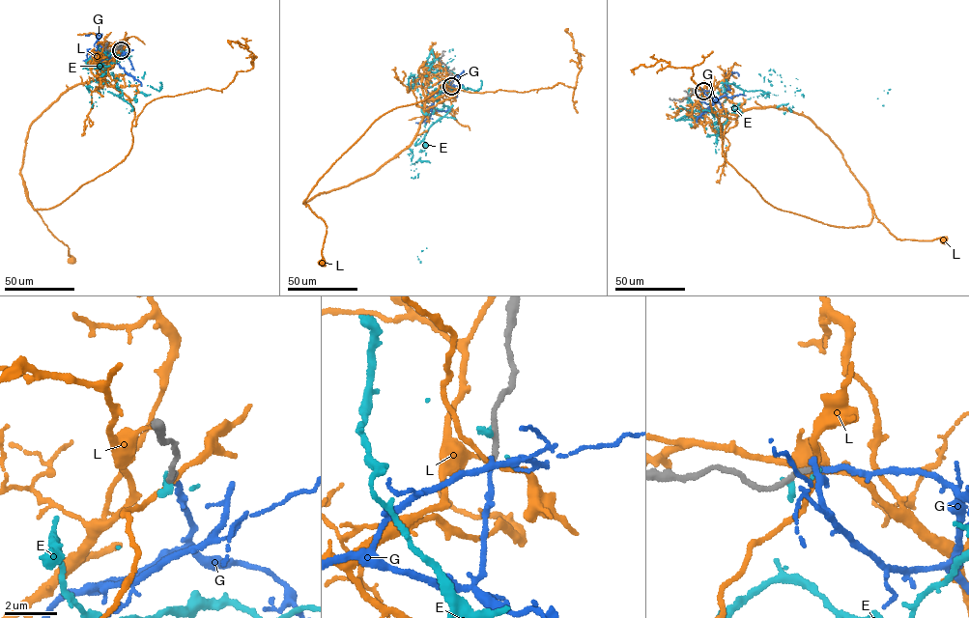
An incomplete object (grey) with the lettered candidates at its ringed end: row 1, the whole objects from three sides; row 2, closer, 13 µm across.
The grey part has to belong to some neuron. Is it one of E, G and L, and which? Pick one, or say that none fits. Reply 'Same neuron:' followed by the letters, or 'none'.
Same neuron: G

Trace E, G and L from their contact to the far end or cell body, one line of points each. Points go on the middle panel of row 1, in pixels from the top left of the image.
E: (451, 85), (433, 78), (437, 101), (450, 110), (431, 126), (419, 144), (426, 154), (414, 163), (420, 263)
G: (451, 86), (450, 93), (434, 93), (428, 117), (421, 123), (415, 123)
L: (451, 86), (424, 69), (424, 114), (410, 145), (370, 175), (303, 203), (327, 227), (323, 261)

